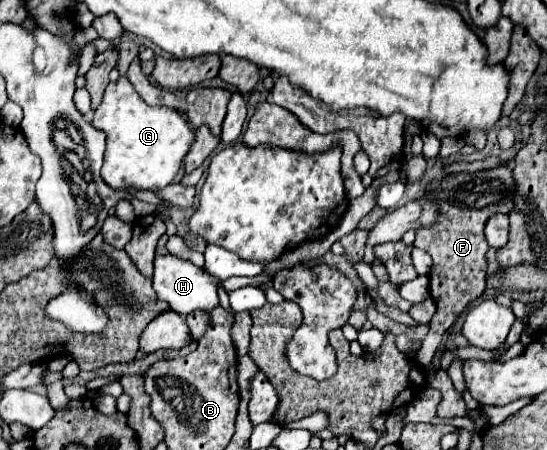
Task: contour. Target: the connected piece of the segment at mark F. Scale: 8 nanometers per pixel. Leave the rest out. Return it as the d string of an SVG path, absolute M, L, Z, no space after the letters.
M499 165L493 169L483 169L475 173L455 173L445 179L435 179L427 185L421 197L435 197L439 203L439 219L429 225L417 229L415 247L427 251L433 257L431 271L431 297L437 303L437 313L433 315L429 327L431 331L423 339L422 346L416 353L418 364L429 365L441 343L443 333L455 323L457 315L467 307L469 301L475 301L485 291L487 279L487 259L485 259L485 223L495 213L511 213L515 179L507 165Z

